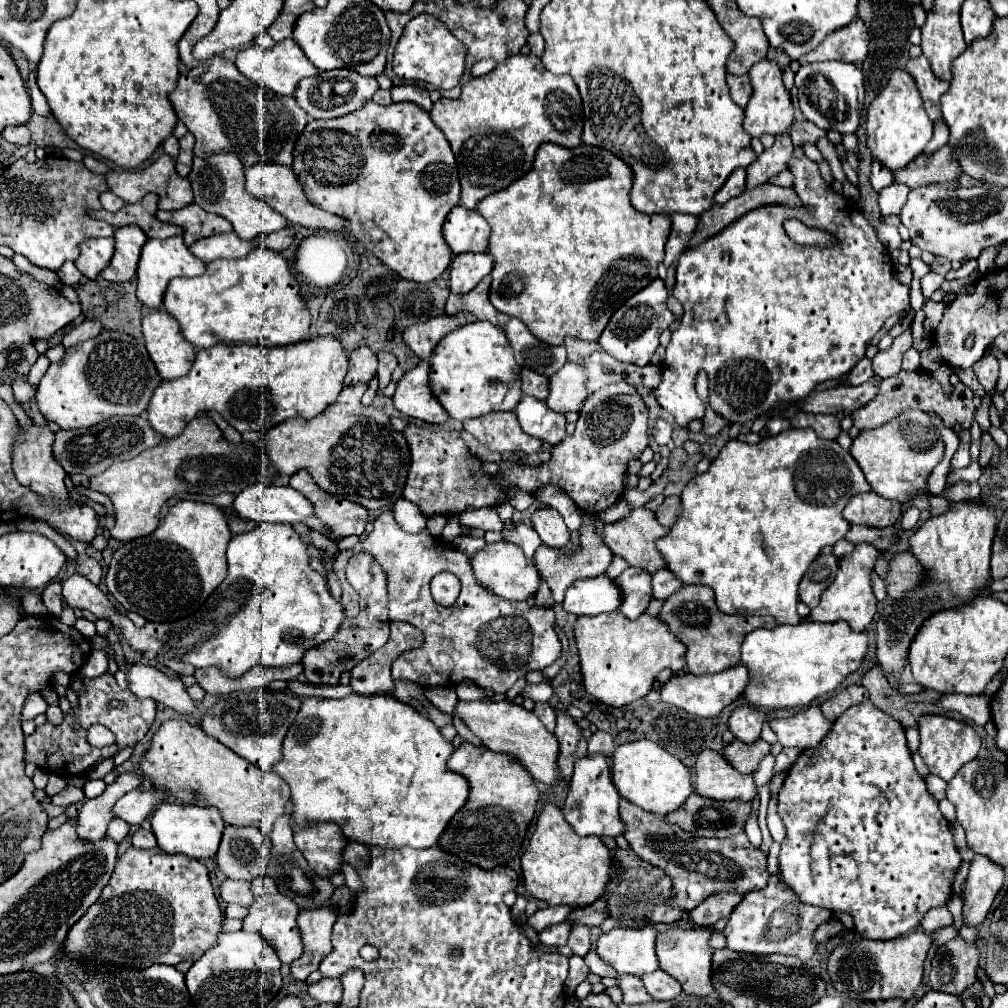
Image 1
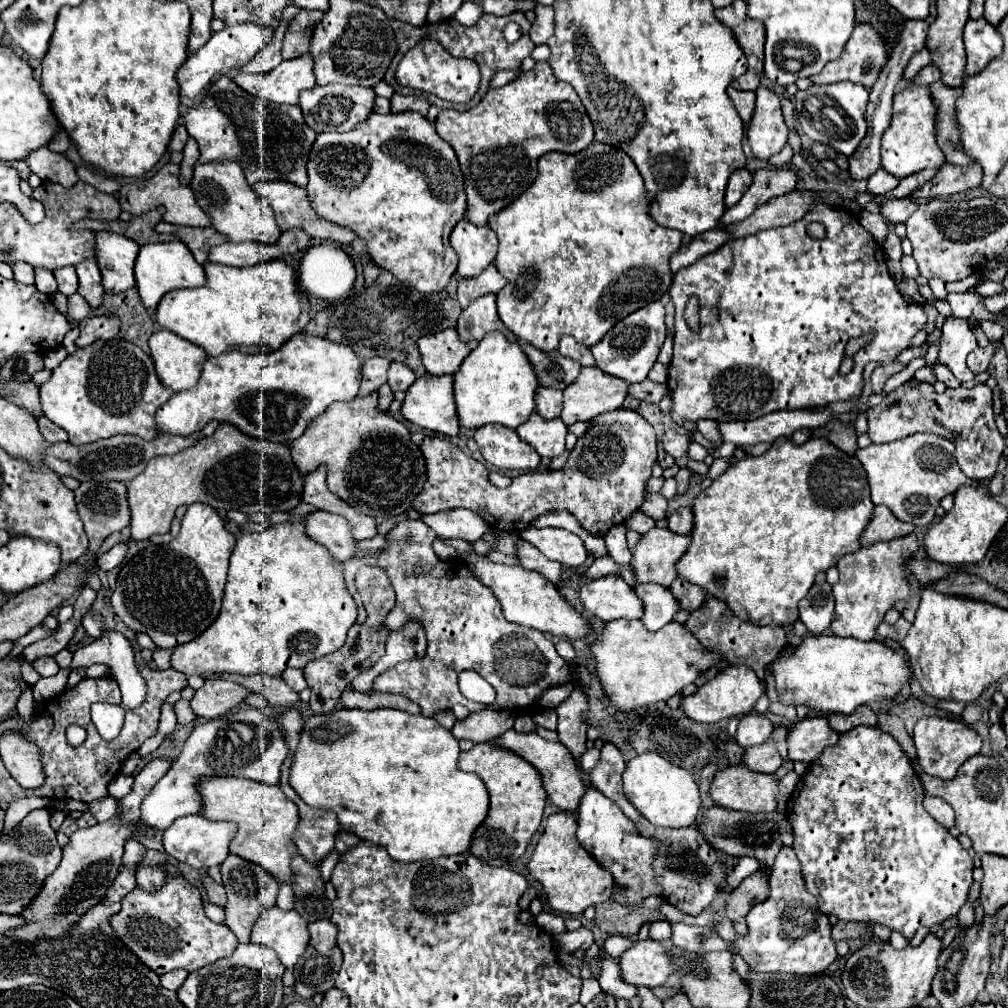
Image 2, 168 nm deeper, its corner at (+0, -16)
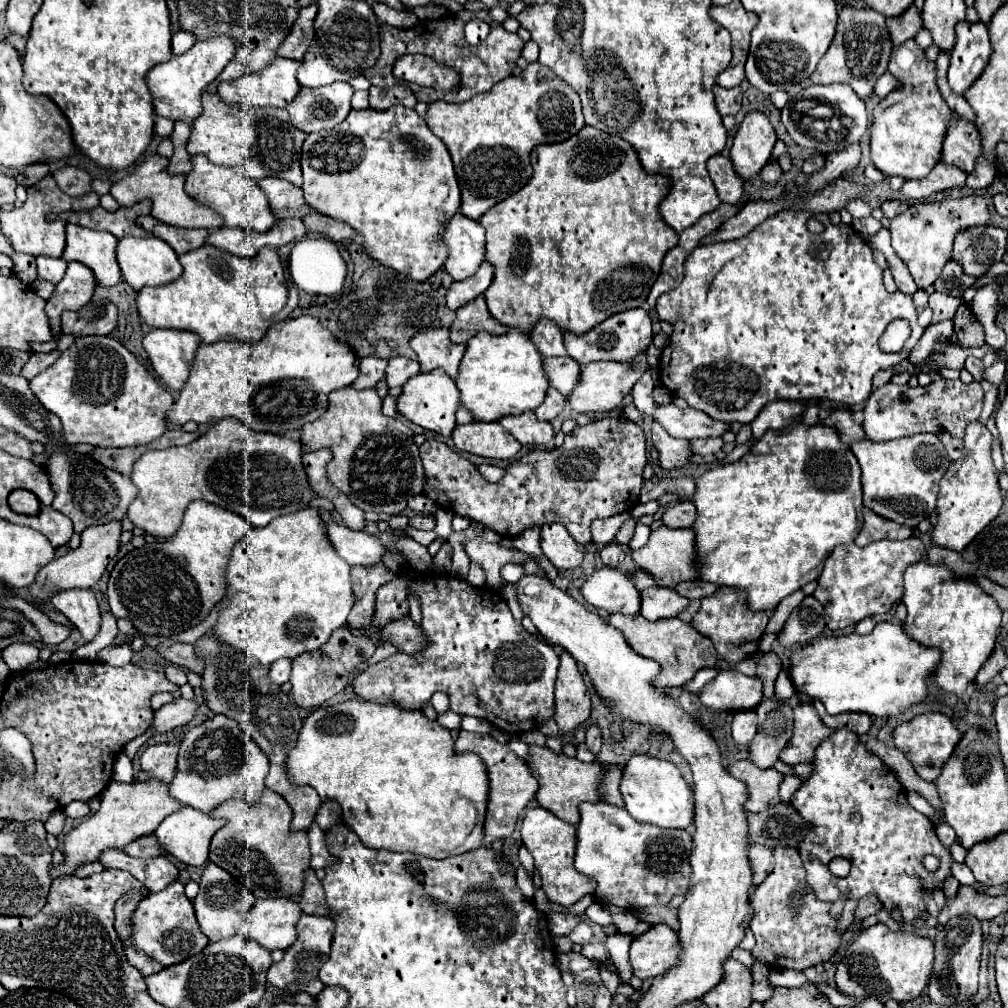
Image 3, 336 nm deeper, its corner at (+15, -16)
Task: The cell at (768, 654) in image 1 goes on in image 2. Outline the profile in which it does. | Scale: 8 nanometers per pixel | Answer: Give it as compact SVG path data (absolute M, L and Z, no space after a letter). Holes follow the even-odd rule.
M805 636L791 656L773 666L777 692L789 706L805 704L823 712L851 714L869 702L889 702L911 678L911 666L905 656L877 640L841 638L841 636Z

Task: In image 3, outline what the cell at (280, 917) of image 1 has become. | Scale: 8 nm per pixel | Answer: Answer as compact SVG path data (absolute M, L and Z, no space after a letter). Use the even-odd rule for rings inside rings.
M266 898L246 912L238 926L238 934L256 940L268 952L288 950L296 940L296 922L302 912L298 902L288 898Z

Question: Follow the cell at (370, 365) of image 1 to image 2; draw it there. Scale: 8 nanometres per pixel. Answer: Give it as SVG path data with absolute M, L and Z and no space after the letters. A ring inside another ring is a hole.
M369 358L363 362L363 382L359 388L359 396L369 396L371 392L377 392L381 384L387 382L387 370L391 360L387 358Z

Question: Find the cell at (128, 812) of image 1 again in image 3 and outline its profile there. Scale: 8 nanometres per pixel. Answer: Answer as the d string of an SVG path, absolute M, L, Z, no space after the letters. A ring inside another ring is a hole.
M216 714L206 722L190 728L182 738L176 772L168 784L168 796L200 812L210 812L220 802L232 798L236 792L252 804L264 790L266 774L268 758L258 748L258 744L240 732L240 724L236 724L236 720L224 714Z

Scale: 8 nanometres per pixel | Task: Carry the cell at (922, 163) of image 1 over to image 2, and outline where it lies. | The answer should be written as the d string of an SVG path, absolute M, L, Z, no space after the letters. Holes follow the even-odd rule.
M945 164L923 188L915 190L911 196L917 200L953 196L969 188L977 188L981 184L981 178L983 178L983 170L979 164L971 164L971 166Z

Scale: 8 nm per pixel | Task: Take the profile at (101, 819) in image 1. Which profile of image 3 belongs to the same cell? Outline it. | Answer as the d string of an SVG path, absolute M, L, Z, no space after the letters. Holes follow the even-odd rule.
M176 742L150 746L140 756L140 770L148 774L148 780L168 782L172 780L174 770L176 770L176 754L178 754Z

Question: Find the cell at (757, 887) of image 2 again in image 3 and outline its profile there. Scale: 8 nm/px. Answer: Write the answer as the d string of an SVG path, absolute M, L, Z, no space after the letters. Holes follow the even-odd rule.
M754 844L750 848L750 864L752 864L752 886L758 886L766 880L766 876L774 868L774 856L772 850L760 844Z

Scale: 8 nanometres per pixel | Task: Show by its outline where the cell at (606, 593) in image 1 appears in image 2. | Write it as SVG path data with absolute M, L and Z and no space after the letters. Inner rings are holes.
M603 576L591 580L581 588L581 602L585 610L605 622L617 618L641 618L643 600L621 576Z

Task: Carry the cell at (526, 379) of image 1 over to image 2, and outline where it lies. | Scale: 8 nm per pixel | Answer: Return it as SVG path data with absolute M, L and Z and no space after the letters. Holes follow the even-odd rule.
M543 386L537 390L537 412L543 418L547 418L547 420L559 418L561 408L563 408L563 392L561 390L543 388Z

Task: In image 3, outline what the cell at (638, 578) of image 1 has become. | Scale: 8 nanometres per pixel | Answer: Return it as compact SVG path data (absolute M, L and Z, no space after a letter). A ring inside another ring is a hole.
M652 586L652 588L642 590L640 600L642 600L640 614L646 620L674 618L688 604L688 600L684 600L684 596L676 594L672 588L662 588L662 586Z

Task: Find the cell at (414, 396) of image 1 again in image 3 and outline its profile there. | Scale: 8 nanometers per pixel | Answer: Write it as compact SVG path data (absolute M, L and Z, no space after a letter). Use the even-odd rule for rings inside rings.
M440 368L428 372L428 374L416 374L412 380L408 380L404 386L402 386L402 394L398 396L398 412L426 428L426 430L432 430L444 438L448 438L456 426L456 408L458 408L458 388L454 384L454 380Z

